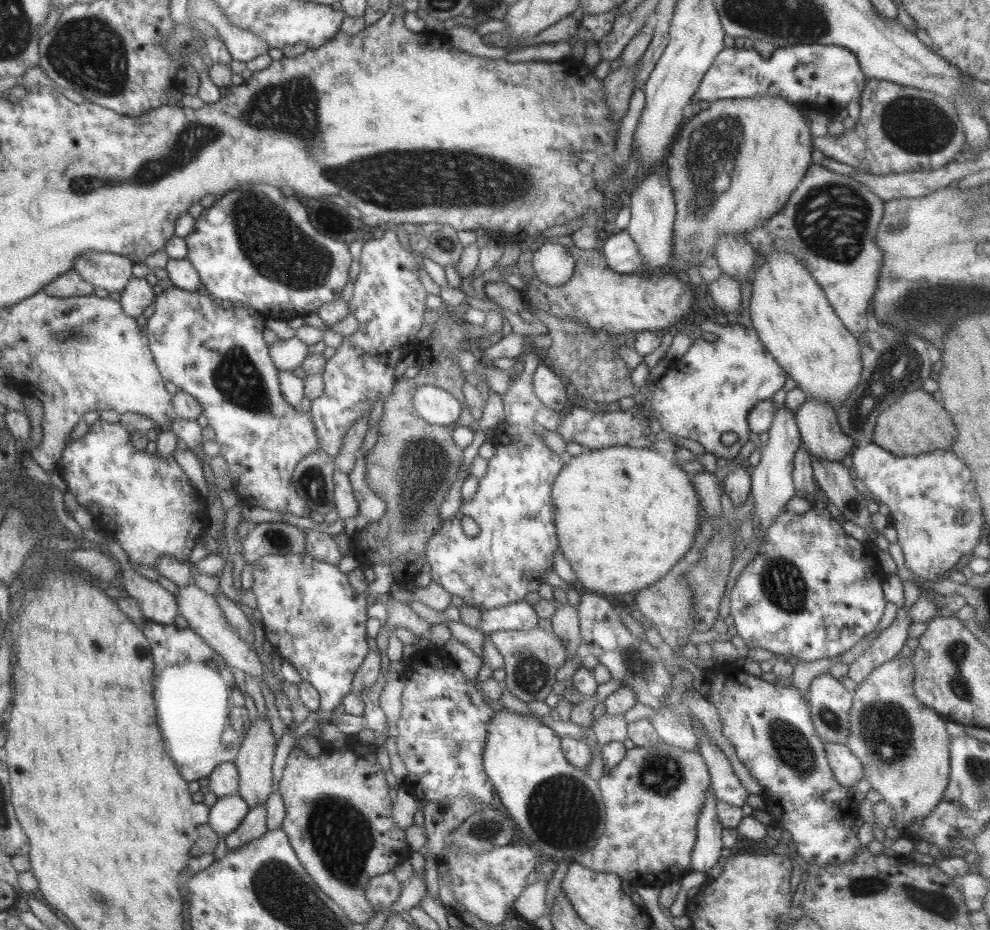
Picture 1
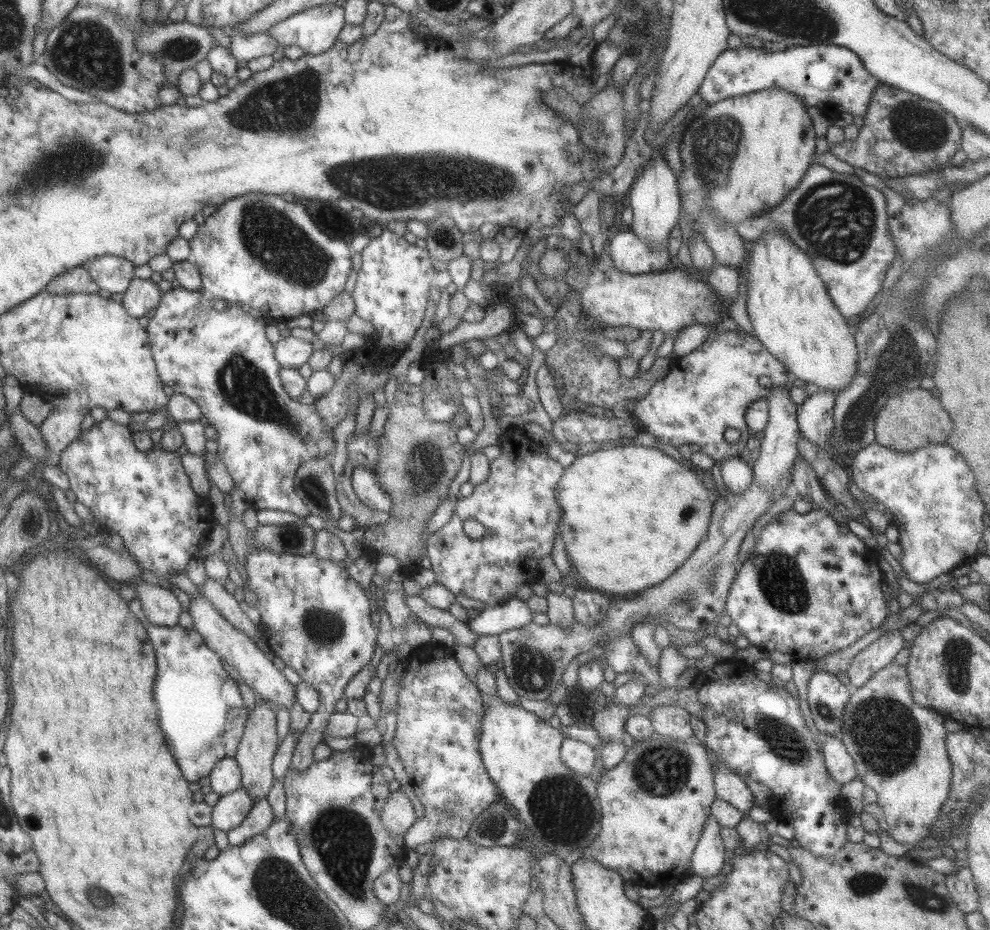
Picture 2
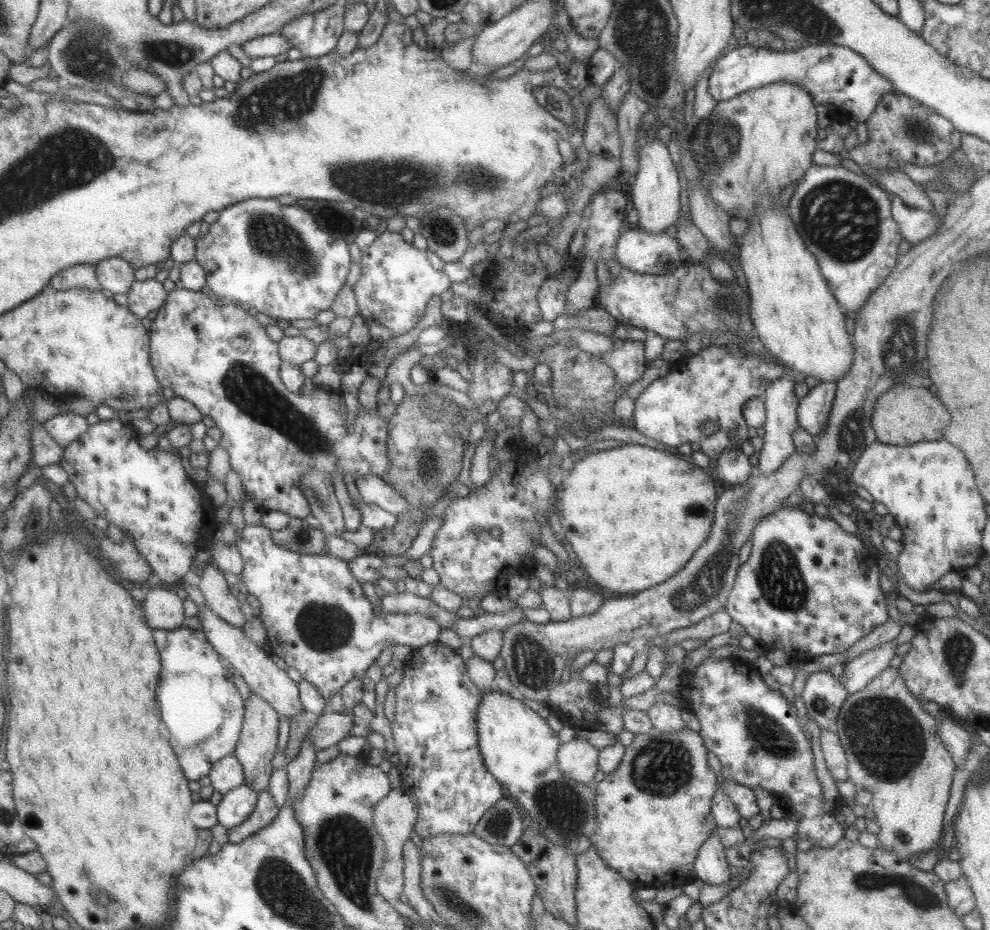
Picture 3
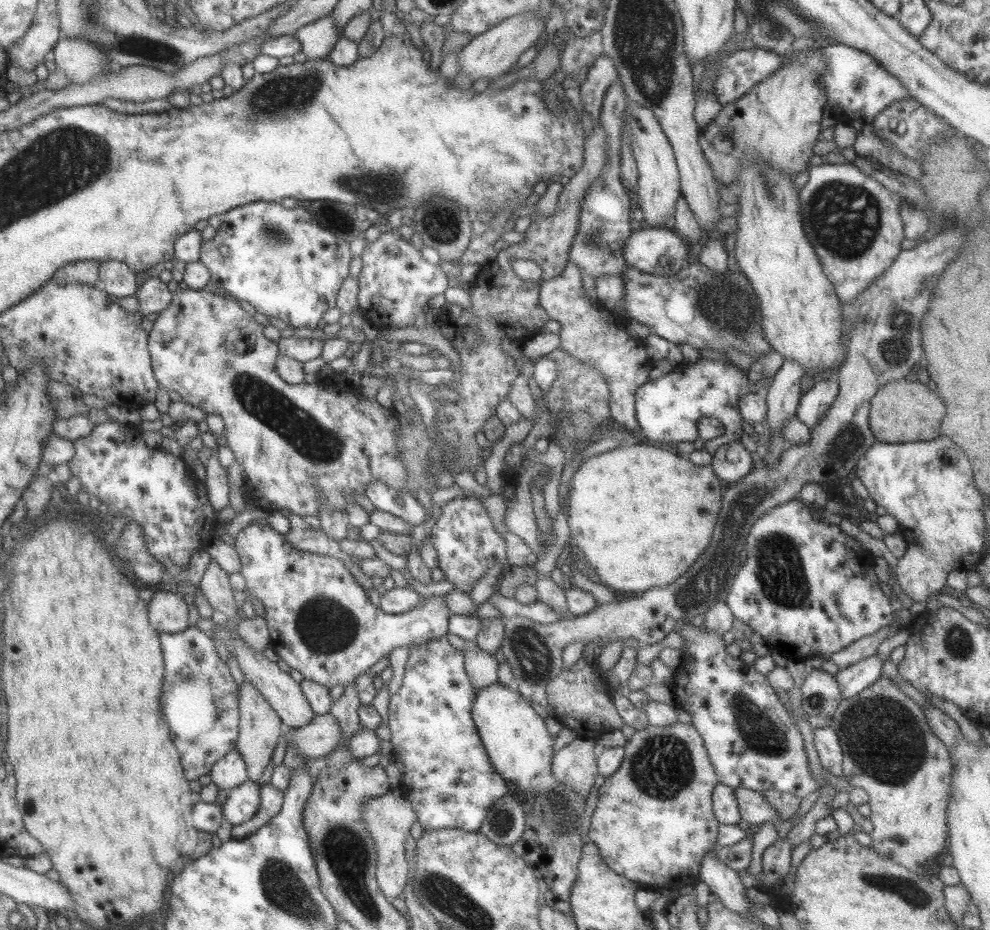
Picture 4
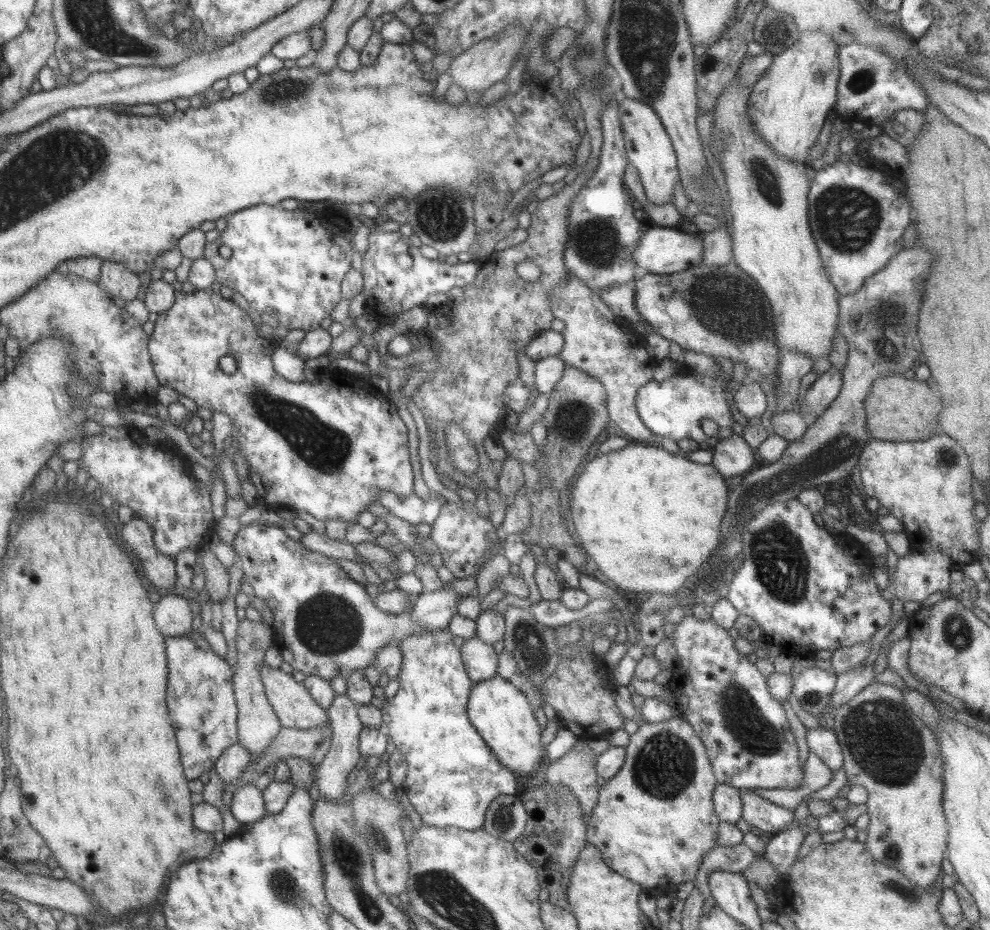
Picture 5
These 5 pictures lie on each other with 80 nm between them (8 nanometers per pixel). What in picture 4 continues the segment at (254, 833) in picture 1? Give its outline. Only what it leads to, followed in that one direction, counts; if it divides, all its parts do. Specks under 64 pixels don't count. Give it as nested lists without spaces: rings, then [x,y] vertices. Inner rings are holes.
[[[269,783],[263,784],[260,789],[260,803],[258,810],[243,824],[232,826],[231,838],[241,839],[251,835],[254,831],[266,824],[269,818],[275,816],[282,805],[283,790],[273,788]]]

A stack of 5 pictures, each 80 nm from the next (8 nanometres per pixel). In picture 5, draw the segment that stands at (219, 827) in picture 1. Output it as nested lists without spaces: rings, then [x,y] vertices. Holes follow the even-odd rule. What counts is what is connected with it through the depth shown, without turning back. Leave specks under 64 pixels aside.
[[[253,782],[242,784],[232,792],[228,808],[233,818],[242,826],[247,826],[265,816],[262,792]]]

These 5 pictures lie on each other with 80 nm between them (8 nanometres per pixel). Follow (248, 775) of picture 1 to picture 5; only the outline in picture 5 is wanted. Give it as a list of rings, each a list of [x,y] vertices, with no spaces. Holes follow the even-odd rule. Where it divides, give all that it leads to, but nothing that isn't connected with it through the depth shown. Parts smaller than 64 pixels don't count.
[[[245,619],[238,622],[235,634],[237,668],[233,671],[231,680],[237,707],[237,742],[247,750],[252,758],[256,758],[273,742],[281,727],[273,707],[265,697],[263,684],[259,681],[260,672],[258,672],[260,669],[258,666],[264,662],[264,652],[272,644],[273,632],[270,628],[255,626],[251,621]]]

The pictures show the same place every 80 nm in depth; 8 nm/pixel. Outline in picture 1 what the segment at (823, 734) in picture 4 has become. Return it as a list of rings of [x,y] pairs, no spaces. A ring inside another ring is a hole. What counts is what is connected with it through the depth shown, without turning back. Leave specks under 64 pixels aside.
[[[824,743],[827,762],[835,780],[844,787],[855,786],[864,776],[861,761],[844,744]]]

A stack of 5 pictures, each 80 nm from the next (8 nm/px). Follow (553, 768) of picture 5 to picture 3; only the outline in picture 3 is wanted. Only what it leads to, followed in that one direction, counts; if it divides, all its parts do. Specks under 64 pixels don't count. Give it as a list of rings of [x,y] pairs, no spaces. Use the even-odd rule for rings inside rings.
[[[578,738],[561,743],[556,759],[562,775],[573,781],[587,783],[598,770],[598,749]]]

